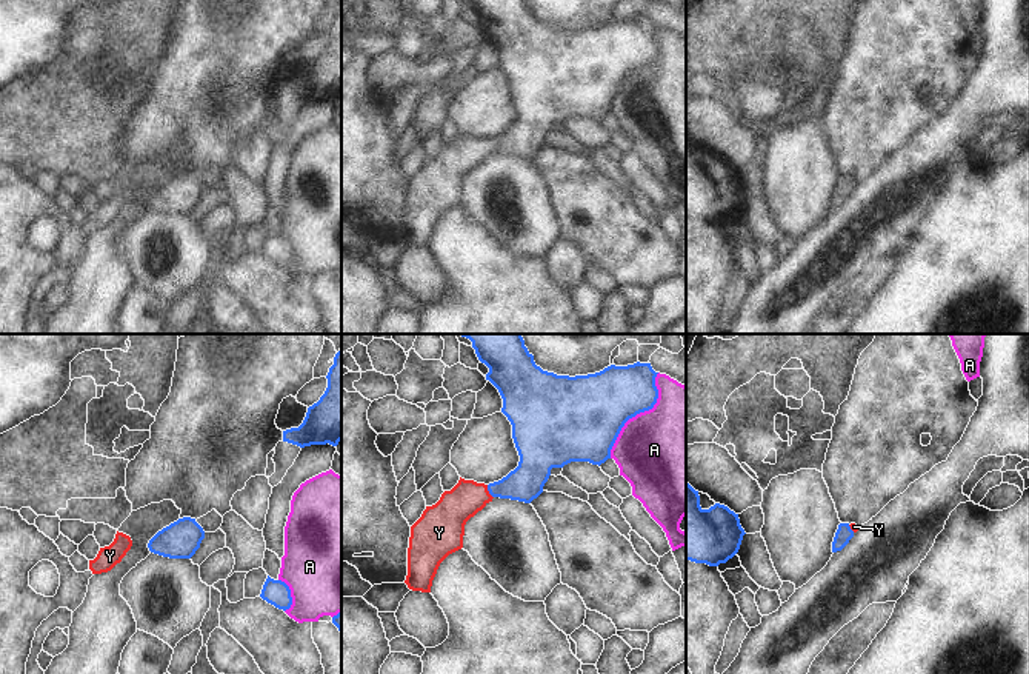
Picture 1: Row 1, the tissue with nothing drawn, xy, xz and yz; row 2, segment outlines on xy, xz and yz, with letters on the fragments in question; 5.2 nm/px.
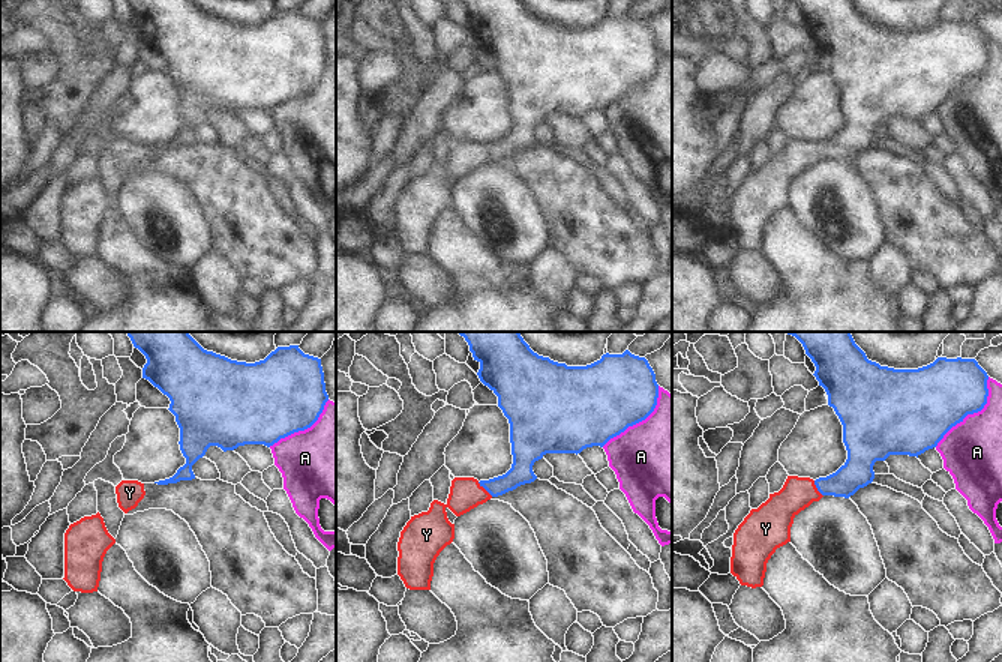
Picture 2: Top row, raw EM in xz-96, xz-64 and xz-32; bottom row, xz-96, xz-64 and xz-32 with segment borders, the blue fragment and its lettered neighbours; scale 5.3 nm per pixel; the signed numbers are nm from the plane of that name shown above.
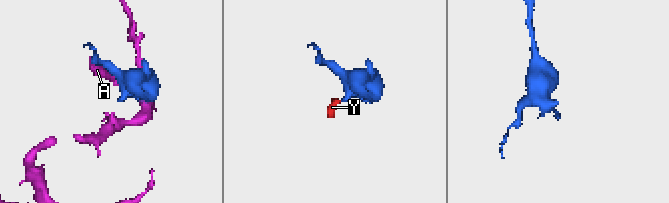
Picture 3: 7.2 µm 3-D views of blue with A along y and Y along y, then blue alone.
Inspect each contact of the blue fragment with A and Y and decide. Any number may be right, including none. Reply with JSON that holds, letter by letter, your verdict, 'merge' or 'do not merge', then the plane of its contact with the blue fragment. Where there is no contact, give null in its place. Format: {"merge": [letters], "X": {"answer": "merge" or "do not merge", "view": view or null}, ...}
{"merge": ["Y"], "A": {"answer": "do not merge", "view": "xz"}, "Y": {"answer": "merge", "view": "xz"}}

